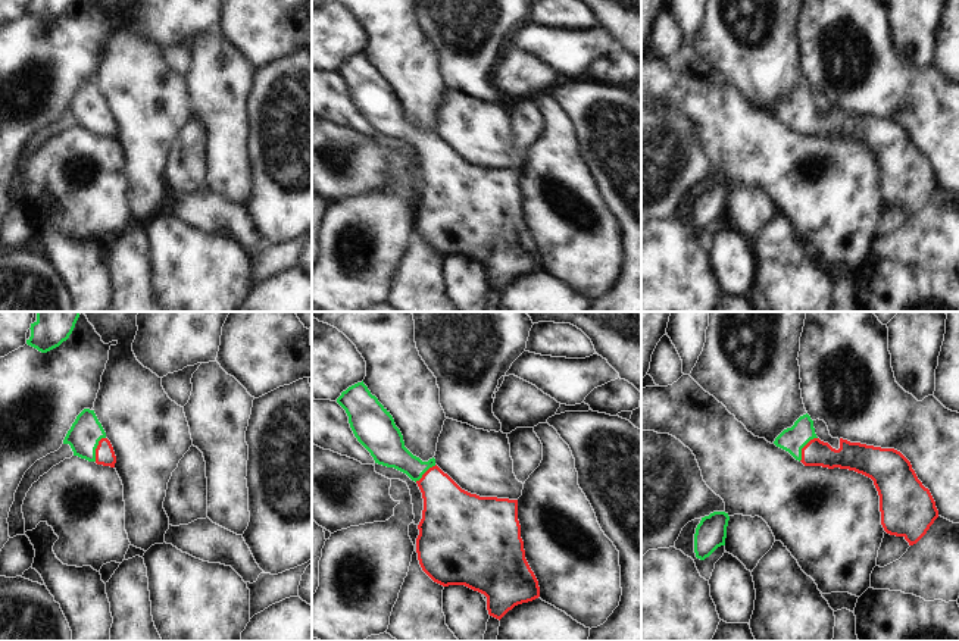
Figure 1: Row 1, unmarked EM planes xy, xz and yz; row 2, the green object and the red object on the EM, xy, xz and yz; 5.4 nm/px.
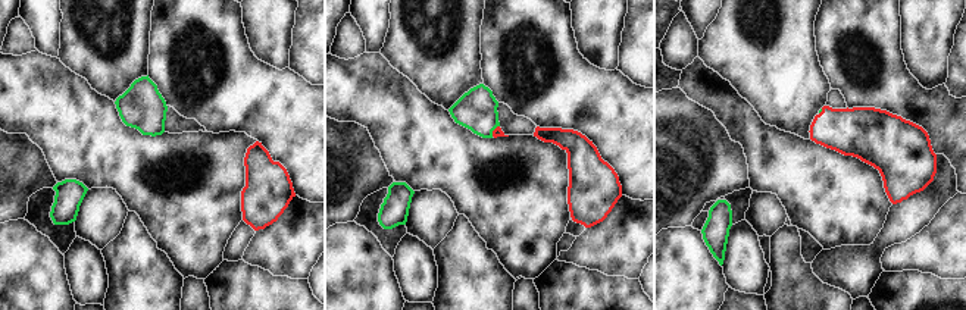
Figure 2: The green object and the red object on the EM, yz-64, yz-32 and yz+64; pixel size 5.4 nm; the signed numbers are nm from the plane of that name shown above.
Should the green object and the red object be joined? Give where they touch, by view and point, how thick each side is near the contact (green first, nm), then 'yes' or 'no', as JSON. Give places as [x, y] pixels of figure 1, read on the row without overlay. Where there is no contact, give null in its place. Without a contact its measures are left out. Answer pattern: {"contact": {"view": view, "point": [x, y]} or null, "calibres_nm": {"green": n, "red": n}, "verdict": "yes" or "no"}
{"contact": {"view": "yz", "point": [803, 116]}, "calibres_nm": {"green": 140, "red": 140}, "verdict": "yes"}

